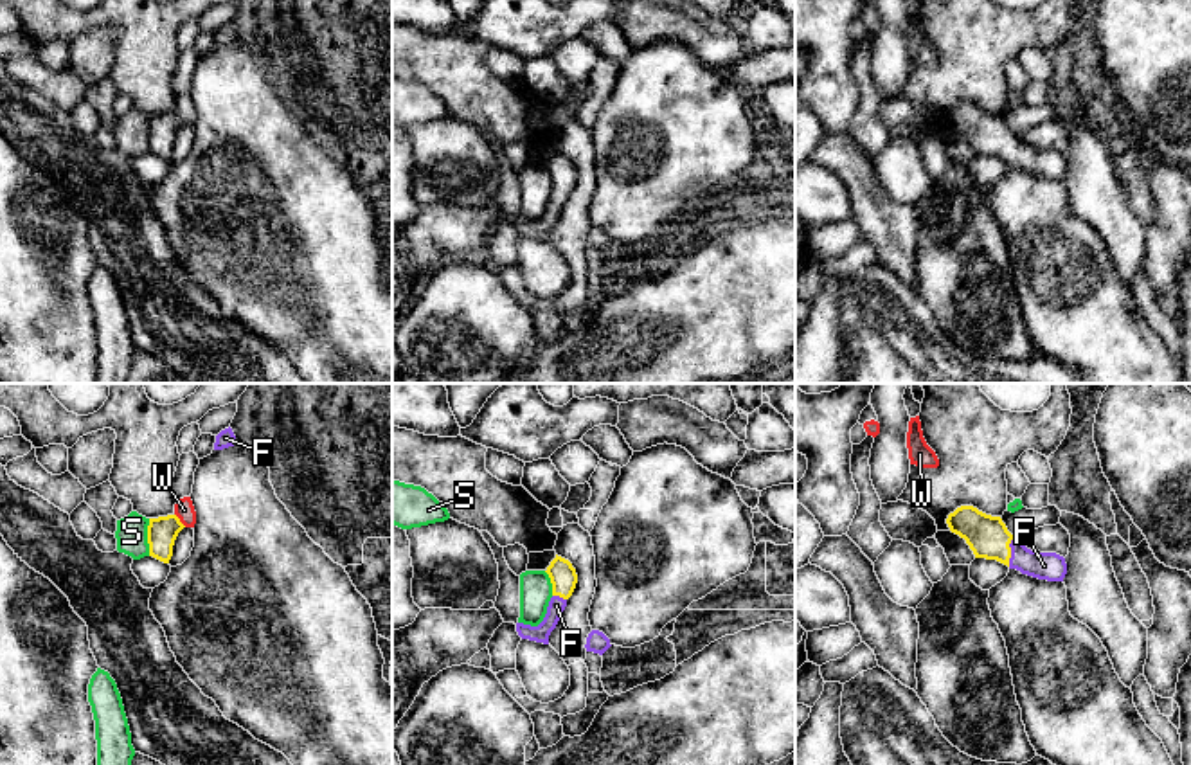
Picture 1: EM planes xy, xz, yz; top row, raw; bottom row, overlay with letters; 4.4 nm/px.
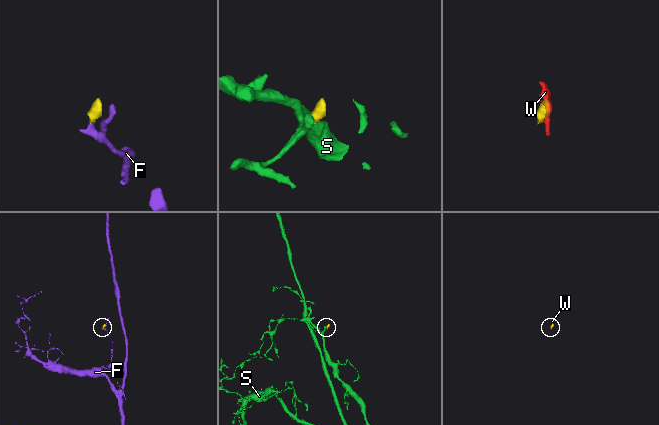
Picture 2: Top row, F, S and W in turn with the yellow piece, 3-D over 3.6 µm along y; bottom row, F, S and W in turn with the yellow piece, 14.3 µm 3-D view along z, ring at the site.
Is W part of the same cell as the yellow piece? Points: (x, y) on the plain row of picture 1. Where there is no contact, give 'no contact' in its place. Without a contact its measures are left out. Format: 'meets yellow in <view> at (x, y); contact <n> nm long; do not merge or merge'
meets yellow in xy at (179, 117); contact 80 nm long; do not merge

